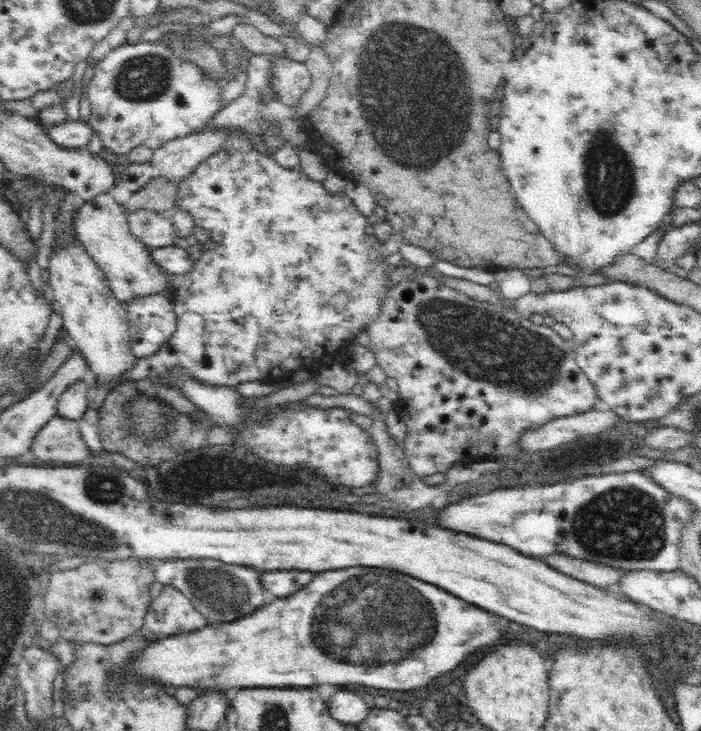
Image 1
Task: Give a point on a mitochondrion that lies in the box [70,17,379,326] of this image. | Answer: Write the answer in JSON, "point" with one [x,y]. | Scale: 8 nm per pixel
{"point":[147,78]}

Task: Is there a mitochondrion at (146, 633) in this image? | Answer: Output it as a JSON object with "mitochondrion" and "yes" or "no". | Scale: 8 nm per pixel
{"mitochondrion":"no"}

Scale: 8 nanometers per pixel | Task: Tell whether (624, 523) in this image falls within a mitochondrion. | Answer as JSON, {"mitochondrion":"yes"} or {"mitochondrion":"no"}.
{"mitochondrion":"yes"}

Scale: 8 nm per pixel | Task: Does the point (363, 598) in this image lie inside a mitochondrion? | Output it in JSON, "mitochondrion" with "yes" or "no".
{"mitochondrion":"yes"}

